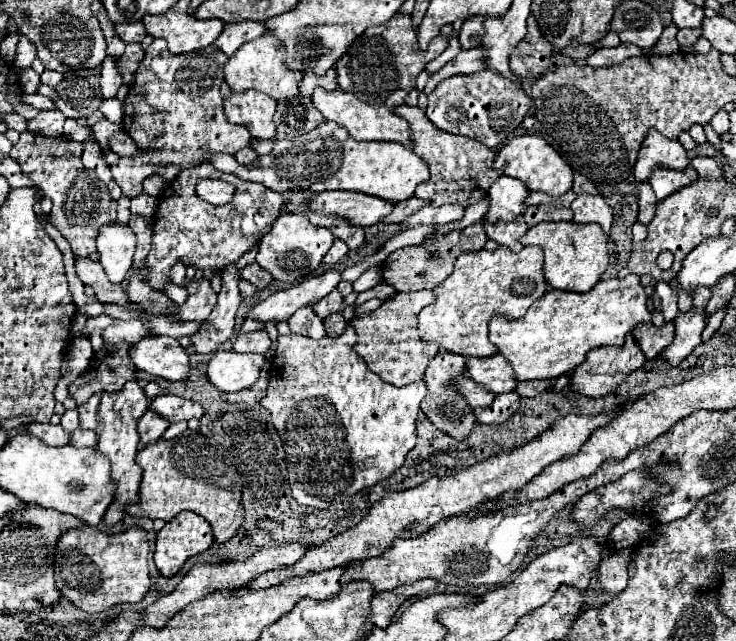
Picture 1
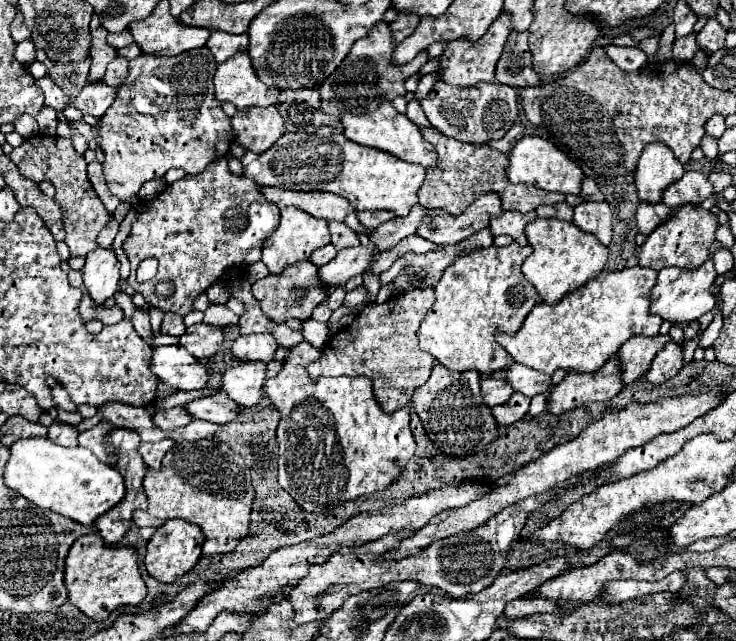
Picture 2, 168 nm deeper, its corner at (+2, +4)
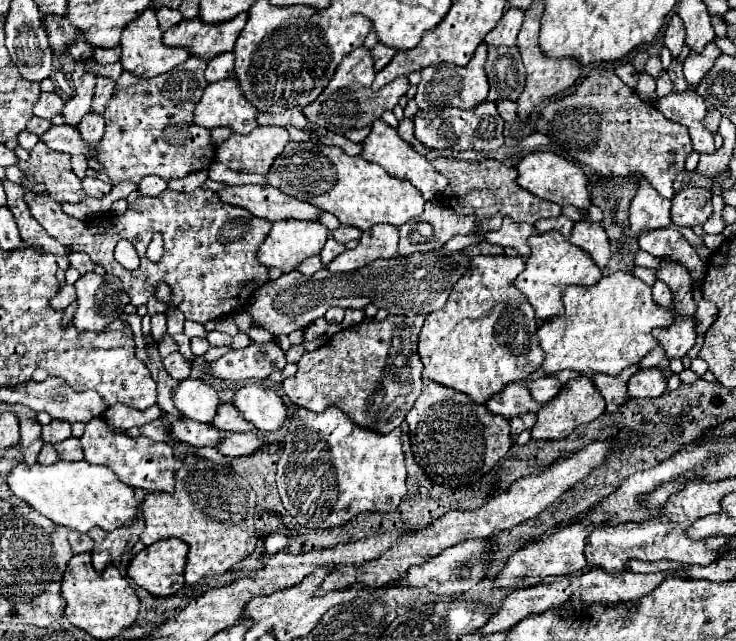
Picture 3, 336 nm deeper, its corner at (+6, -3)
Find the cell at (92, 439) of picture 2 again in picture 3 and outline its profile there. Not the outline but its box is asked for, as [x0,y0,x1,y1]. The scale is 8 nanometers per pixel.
[80,418,174,492]

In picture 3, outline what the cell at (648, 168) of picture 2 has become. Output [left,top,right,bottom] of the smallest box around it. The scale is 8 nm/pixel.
[630,176,672,236]

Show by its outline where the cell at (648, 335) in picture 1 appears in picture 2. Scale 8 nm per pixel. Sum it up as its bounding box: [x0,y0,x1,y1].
[618,335,670,385]

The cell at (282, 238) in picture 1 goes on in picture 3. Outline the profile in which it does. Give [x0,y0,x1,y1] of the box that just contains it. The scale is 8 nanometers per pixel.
[258,220,328,272]

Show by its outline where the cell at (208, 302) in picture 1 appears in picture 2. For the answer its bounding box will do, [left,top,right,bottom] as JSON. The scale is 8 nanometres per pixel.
[204,303,239,329]

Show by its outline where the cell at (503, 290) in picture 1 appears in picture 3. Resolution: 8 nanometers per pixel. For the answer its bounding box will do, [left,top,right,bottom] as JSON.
[418,256,544,404]

